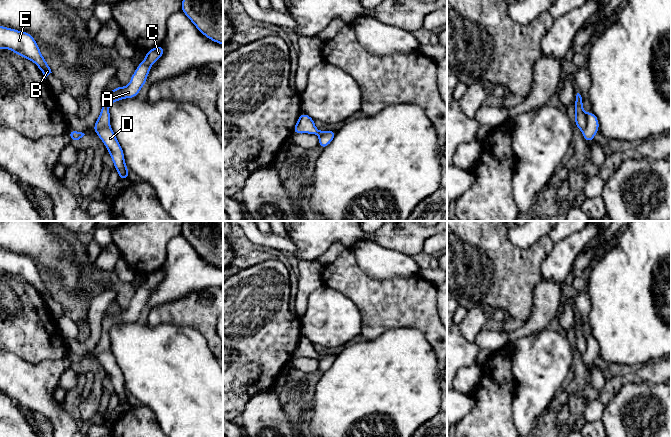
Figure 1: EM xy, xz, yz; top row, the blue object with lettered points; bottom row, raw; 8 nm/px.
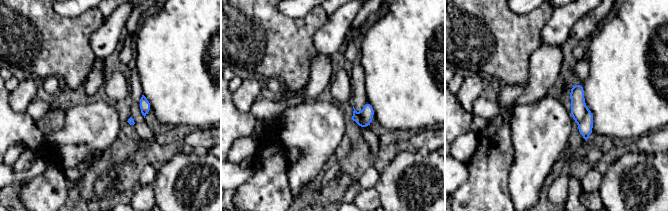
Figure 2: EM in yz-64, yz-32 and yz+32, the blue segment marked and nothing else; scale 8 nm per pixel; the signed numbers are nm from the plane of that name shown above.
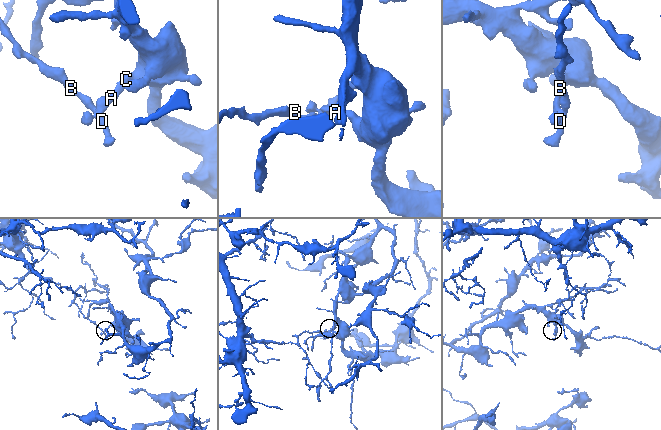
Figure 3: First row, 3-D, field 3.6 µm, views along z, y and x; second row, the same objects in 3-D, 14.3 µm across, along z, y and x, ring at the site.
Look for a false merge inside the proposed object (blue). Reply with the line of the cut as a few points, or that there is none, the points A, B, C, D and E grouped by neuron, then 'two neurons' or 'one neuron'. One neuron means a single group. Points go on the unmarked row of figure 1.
cut yz (587, 339), (587, 348), (582, 354); groups A C / B D E; two neurons

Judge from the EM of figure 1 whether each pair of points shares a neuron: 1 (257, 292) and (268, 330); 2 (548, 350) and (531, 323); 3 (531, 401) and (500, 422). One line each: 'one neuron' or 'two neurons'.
1: one neuron
2: two neurons
3: two neurons

